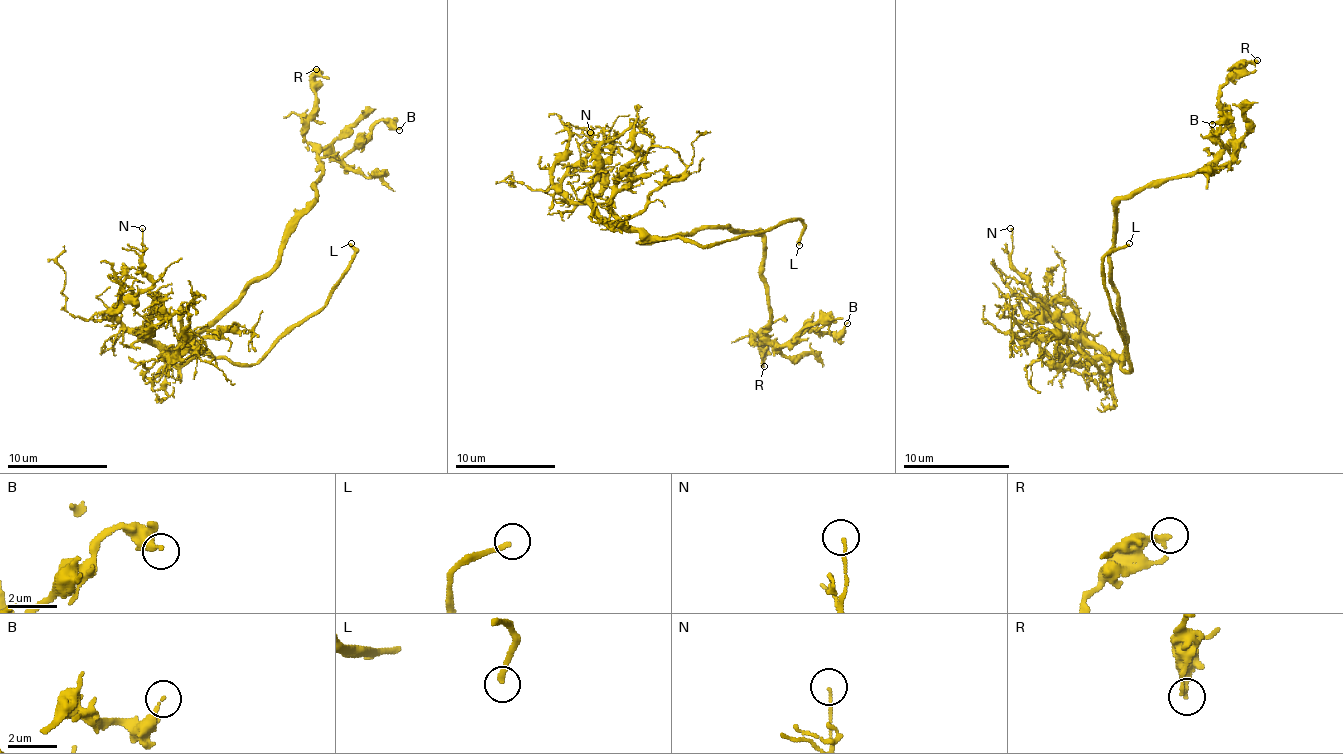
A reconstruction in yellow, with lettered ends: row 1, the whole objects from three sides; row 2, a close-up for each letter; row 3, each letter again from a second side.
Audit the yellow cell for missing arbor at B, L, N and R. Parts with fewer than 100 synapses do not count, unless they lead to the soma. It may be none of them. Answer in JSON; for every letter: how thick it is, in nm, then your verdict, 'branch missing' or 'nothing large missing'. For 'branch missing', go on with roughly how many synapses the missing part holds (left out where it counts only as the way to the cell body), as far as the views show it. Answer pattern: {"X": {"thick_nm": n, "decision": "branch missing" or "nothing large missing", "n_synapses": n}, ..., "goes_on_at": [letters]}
{"B": {"thick_nm": 180, "decision": "nothing large missing"}, "L": {"thick_nm": 200, "decision": "branch missing"}, "N": {"thick_nm": 110, "decision": "nothing large missing"}, "R": {"thick_nm": 240, "decision": "nothing large missing"}, "goes_on_at": ["L"]}

